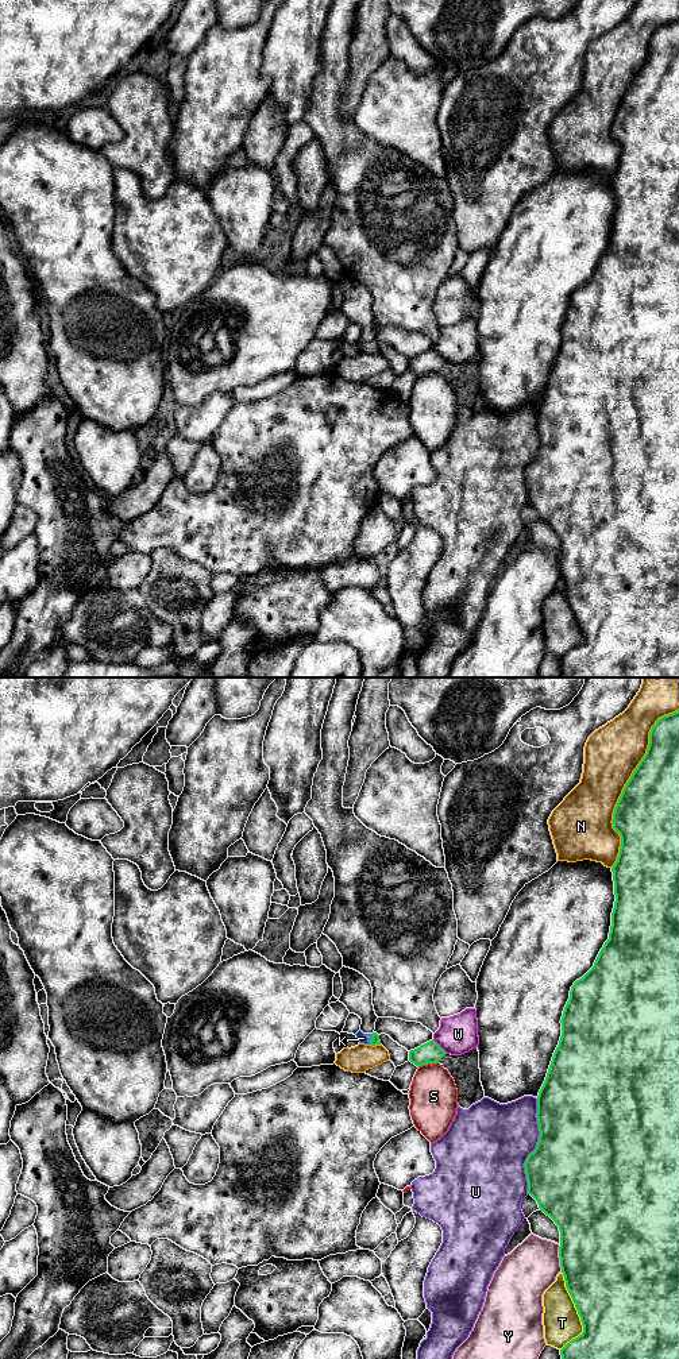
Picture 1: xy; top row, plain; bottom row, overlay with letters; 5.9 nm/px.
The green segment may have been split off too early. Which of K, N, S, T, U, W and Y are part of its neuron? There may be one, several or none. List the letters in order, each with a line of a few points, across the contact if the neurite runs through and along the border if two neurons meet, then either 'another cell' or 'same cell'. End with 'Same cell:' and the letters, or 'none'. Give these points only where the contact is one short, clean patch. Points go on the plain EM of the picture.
K: xy (374, 350), (370, 348), (363, 347) | same cell
N: another cell
S: another cell
T: another cell
U: another cell
W: another cell
Y: another cell
Same cell: K

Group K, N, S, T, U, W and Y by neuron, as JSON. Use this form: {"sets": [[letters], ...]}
{"sets": [["K"], ["N"], ["S"], ["T"], ["U"], ["W"], ["Y"]]}

